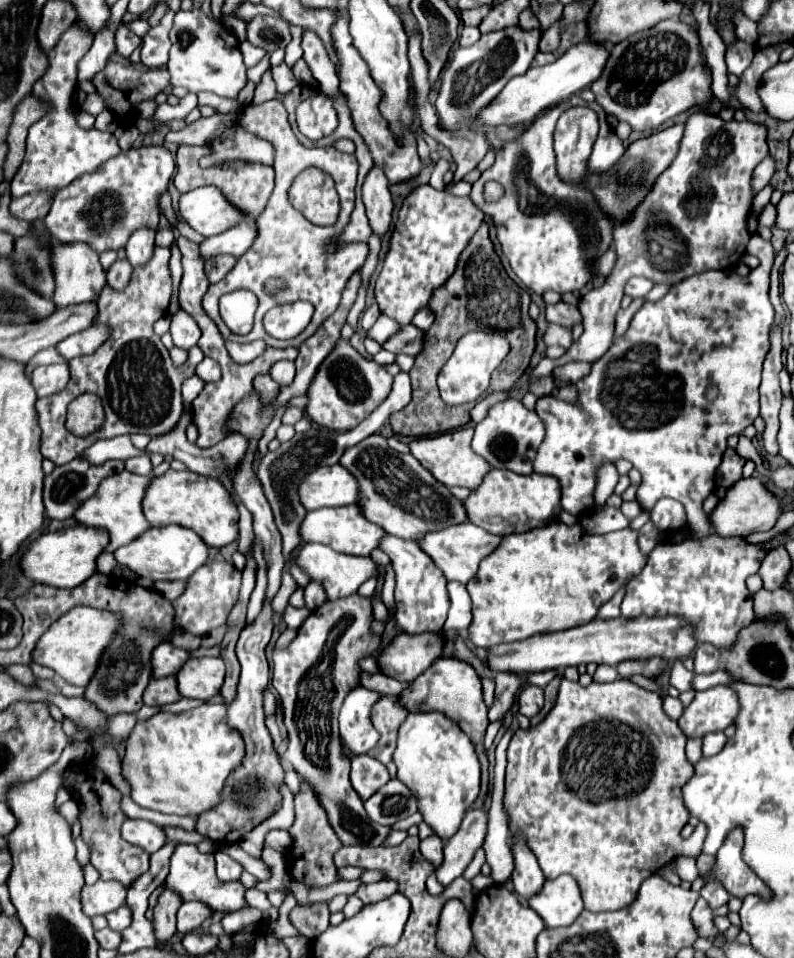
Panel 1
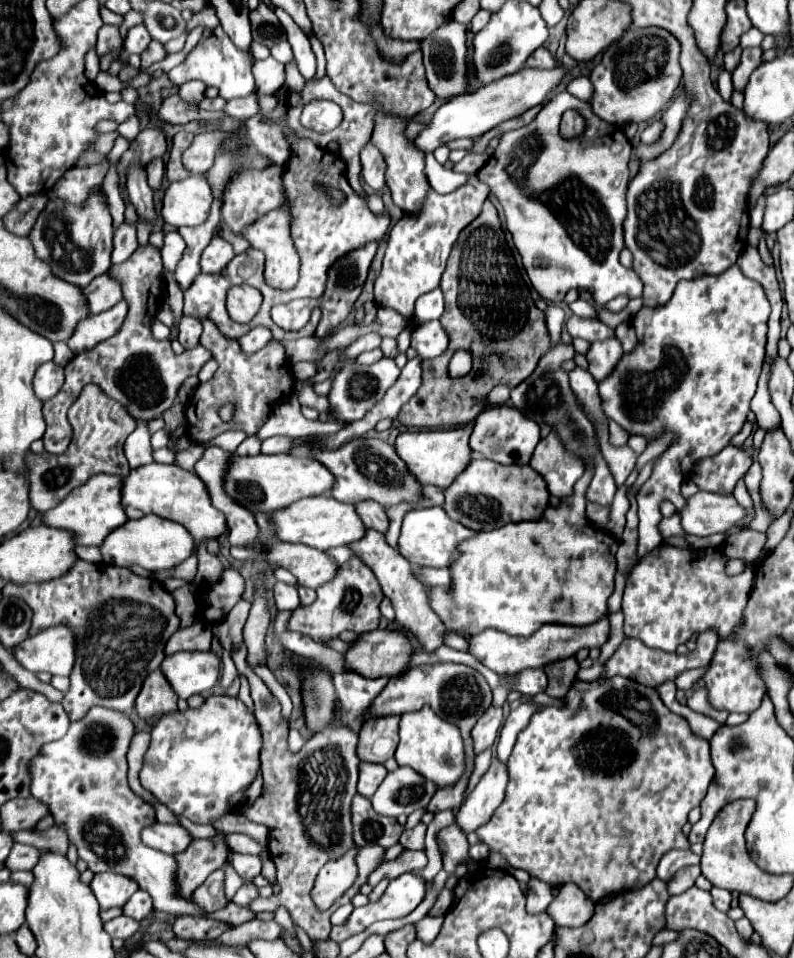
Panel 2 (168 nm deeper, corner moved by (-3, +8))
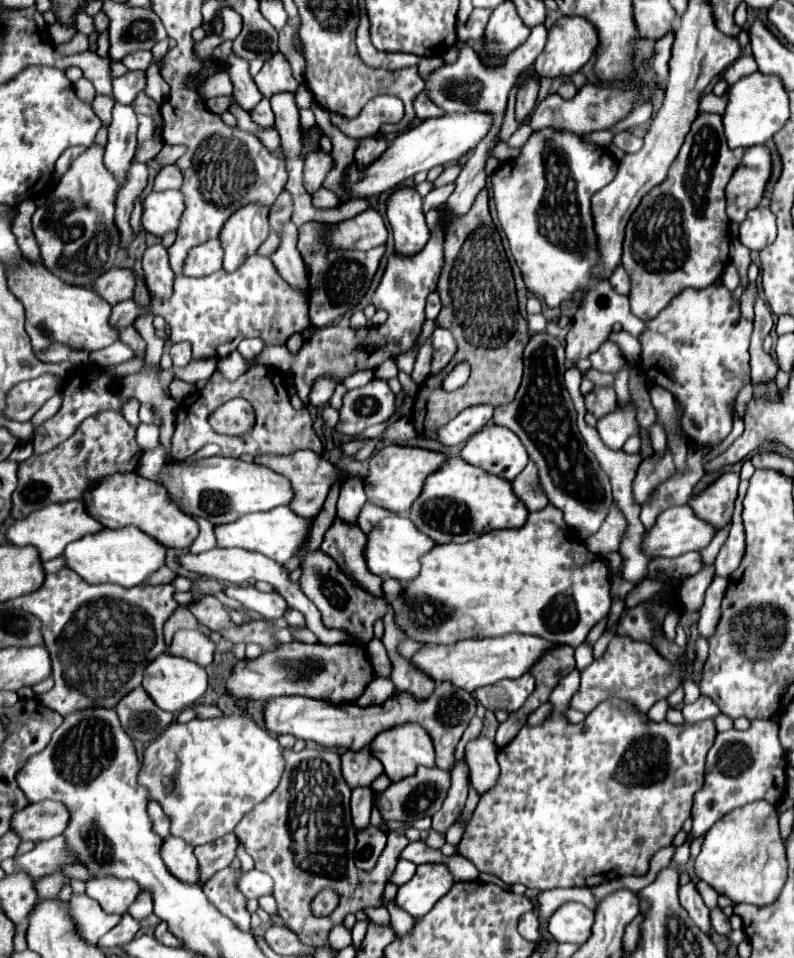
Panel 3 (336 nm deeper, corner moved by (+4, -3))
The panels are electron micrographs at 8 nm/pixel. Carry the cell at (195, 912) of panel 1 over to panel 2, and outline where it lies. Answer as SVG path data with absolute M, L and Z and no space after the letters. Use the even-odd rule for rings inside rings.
M217 869L215 873L211 873L207 877L207 881L199 889L195 889L193 901L199 907L207 909L207 913L213 913L213 911L219 911L219 909L227 907L229 899L225 897L223 881L225 881L225 873L223 873L223 869Z

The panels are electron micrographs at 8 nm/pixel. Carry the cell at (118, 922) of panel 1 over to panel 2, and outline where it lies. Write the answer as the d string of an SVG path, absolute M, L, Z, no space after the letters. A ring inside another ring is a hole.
M139 889L137 893L133 893L131 899L129 899L129 901L125 903L125 907L123 907L123 913L125 913L127 917L135 917L137 921L145 919L151 911L153 911L151 897L149 897L147 891L141 891L141 889Z

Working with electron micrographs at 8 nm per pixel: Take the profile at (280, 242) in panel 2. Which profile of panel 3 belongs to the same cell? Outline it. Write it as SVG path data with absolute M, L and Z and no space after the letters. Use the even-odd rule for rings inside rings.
M292 220L288 224L284 224L284 228L280 228L280 246L270 254L272 264L276 266L276 272L292 286L296 288L304 288L304 292L310 298L309 277L306 276L306 264L300 258L300 252L296 248L298 244L298 226L292 224Z

